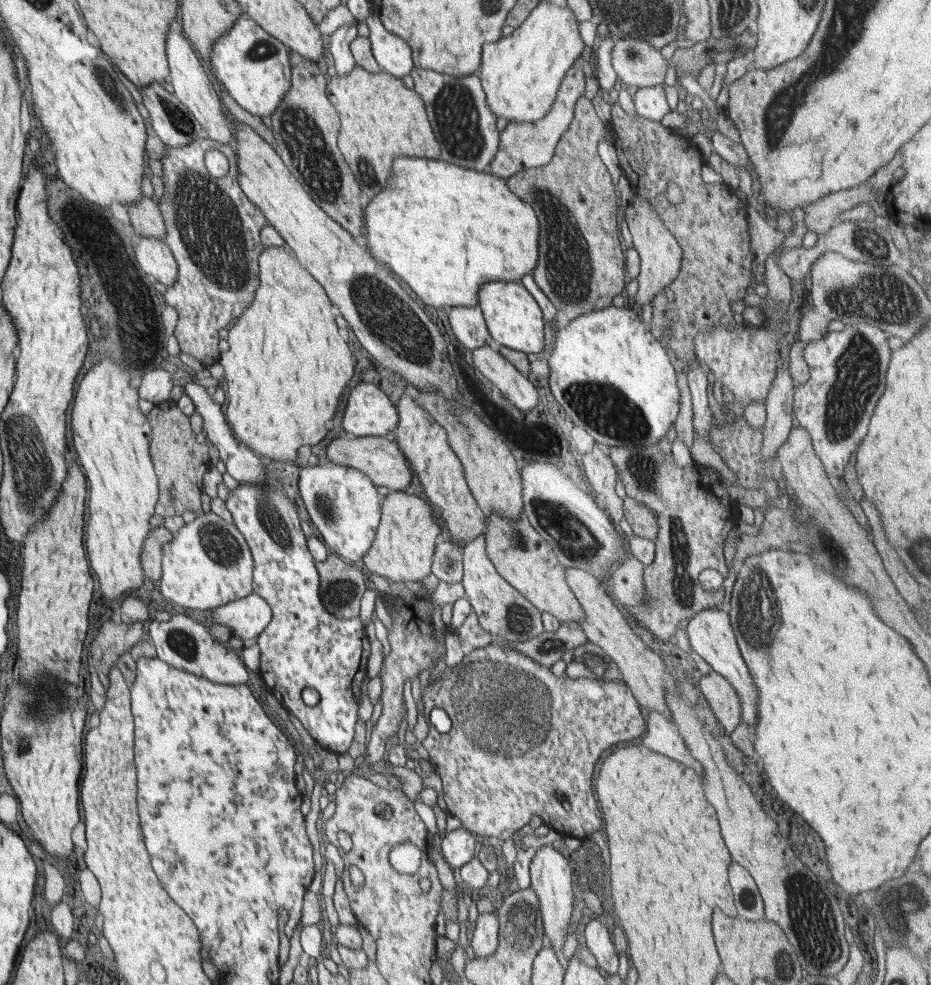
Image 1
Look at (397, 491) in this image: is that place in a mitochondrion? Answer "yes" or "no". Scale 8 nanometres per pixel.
no

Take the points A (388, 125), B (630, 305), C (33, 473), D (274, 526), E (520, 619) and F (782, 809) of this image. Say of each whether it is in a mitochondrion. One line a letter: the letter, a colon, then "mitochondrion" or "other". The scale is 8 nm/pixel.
A: other
B: other
C: mitochondrion
D: mitochondrion
E: mitochondrion
F: other

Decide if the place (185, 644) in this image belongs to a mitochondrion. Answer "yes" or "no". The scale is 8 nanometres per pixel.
yes

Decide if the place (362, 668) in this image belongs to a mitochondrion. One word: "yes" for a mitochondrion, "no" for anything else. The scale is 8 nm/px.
no

